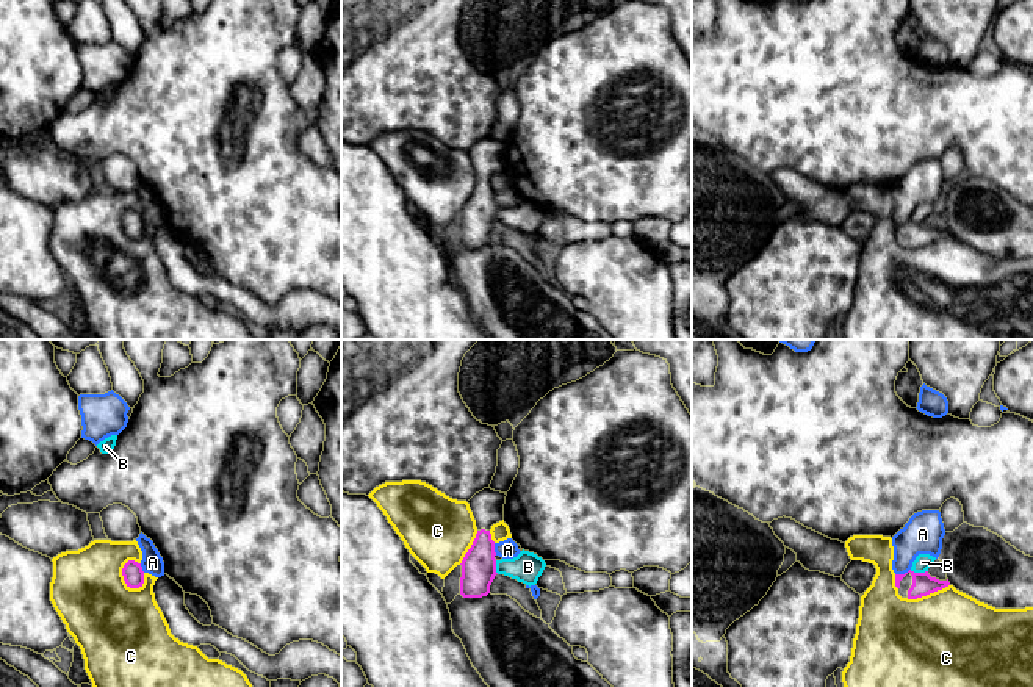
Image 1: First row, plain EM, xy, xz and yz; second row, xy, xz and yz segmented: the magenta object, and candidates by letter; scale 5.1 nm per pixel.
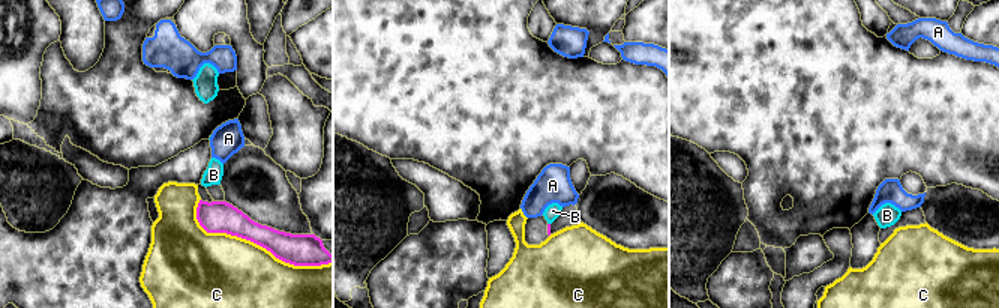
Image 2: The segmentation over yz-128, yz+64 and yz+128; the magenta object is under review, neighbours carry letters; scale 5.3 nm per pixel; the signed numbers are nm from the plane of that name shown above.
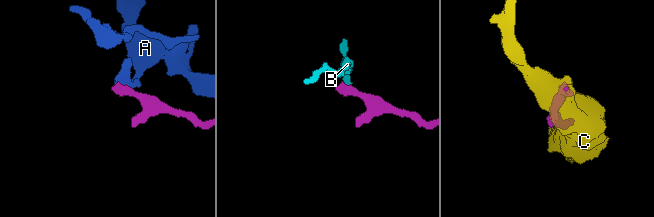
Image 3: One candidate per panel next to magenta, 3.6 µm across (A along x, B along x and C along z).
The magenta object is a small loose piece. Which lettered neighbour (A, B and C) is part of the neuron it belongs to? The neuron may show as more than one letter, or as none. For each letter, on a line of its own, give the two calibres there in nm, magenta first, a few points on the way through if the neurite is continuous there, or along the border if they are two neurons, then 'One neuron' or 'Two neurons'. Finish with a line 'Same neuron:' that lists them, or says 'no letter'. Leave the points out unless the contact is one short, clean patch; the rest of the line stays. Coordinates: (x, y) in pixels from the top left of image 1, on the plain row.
A: Thickness 110 nm (magenta) against 200 nm. Boundary: yz (910, 218), (896, 224). Two neurons
B: Thickness 110 nm (magenta) against 90 nm. Boundary: yz (910, 219), (927, 221). Two neurons
C: Thickness 110 nm (magenta) against 420 nm. Two neurons
Same neuron: no letter

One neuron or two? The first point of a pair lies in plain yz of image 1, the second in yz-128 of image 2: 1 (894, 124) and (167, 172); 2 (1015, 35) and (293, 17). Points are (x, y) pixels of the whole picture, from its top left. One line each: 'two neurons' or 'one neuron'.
1: two neurons
2: two neurons

